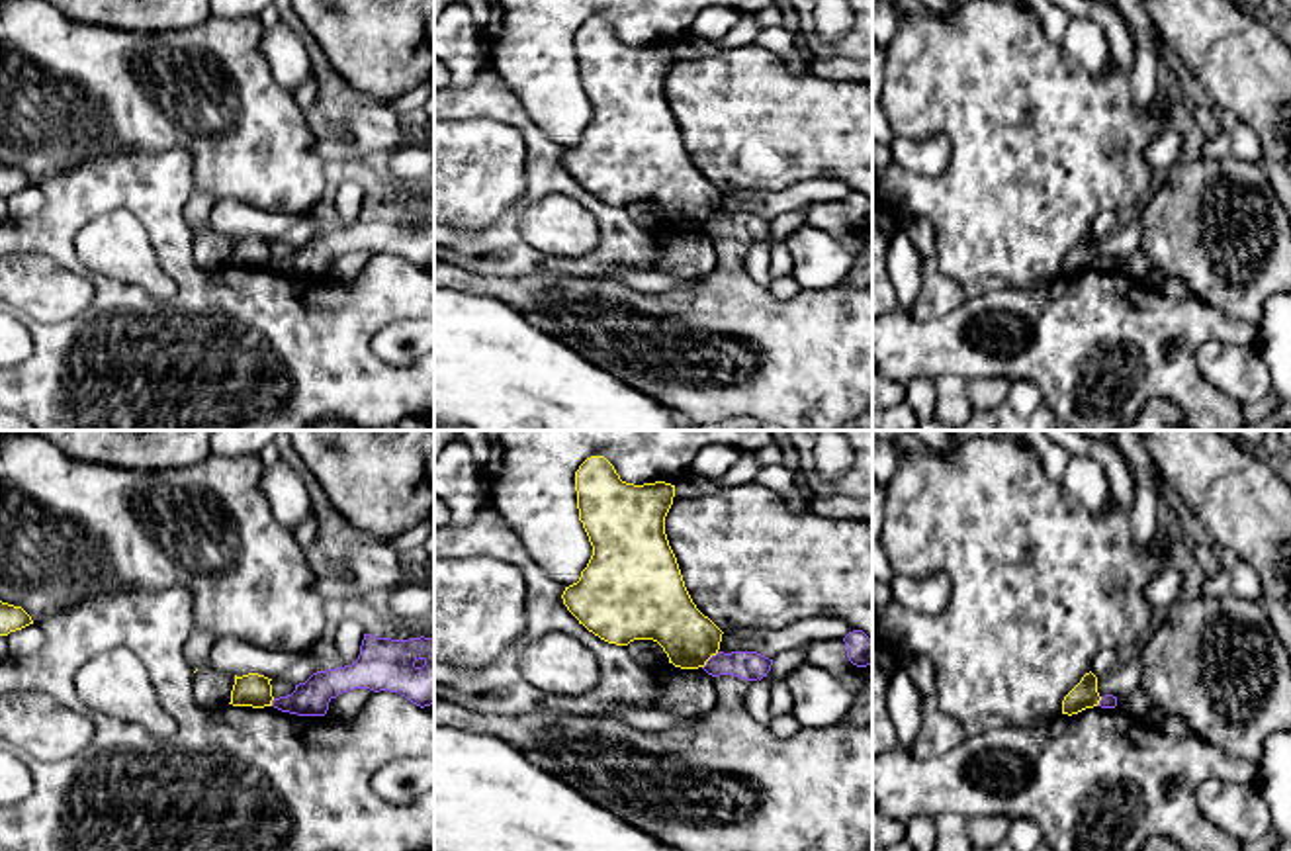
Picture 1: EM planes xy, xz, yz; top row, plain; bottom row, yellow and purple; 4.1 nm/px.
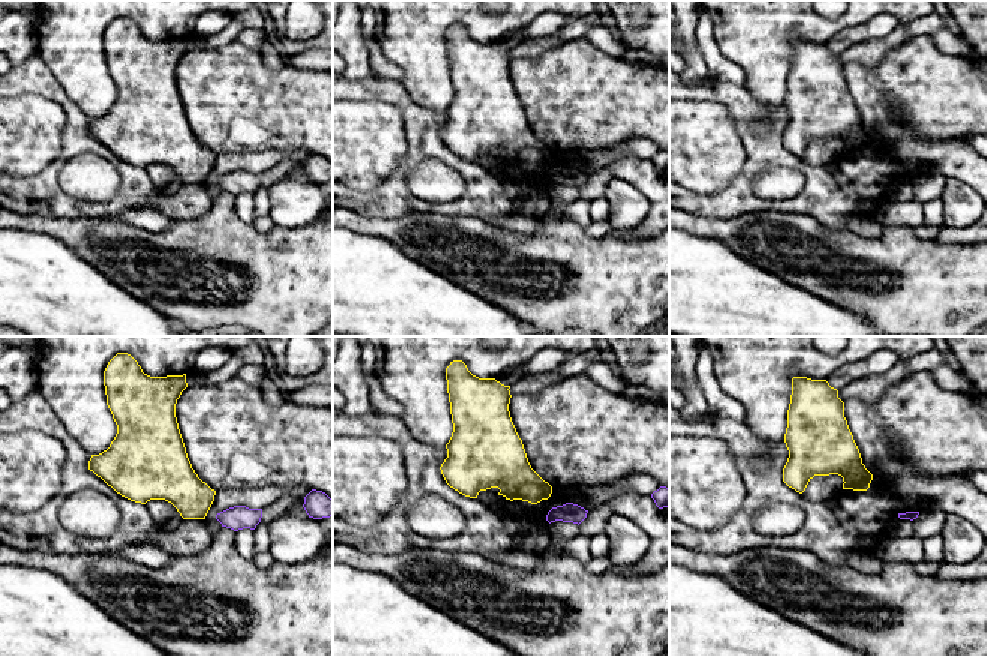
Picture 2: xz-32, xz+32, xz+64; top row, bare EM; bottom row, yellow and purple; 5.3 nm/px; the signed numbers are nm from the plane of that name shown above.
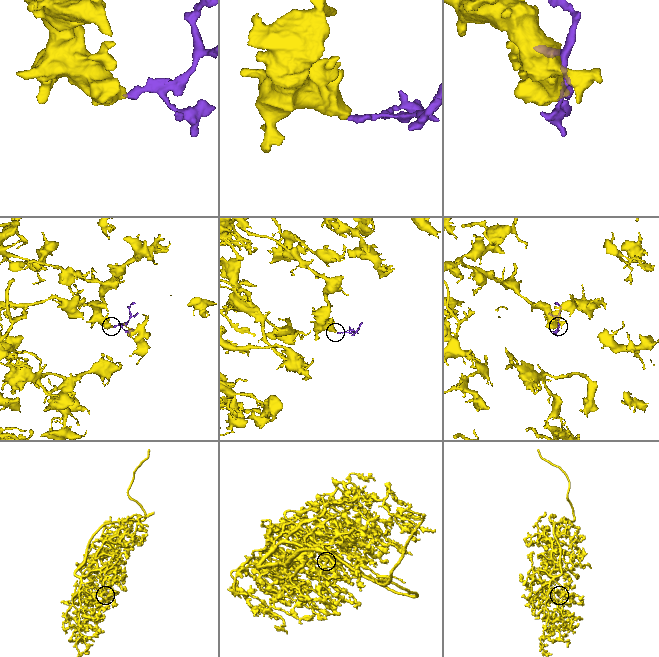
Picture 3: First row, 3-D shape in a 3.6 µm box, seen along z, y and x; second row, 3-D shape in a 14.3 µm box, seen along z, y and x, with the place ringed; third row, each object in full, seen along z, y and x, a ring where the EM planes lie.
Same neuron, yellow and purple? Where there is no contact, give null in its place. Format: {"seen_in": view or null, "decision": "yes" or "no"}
{"seen_in": "xz", "decision": "no"}

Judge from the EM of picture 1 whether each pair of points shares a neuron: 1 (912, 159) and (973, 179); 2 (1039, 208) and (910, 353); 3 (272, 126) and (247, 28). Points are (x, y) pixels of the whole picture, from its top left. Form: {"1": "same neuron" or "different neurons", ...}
{"1": "different neurons", "2": "different neurons", "3": "same neuron"}

